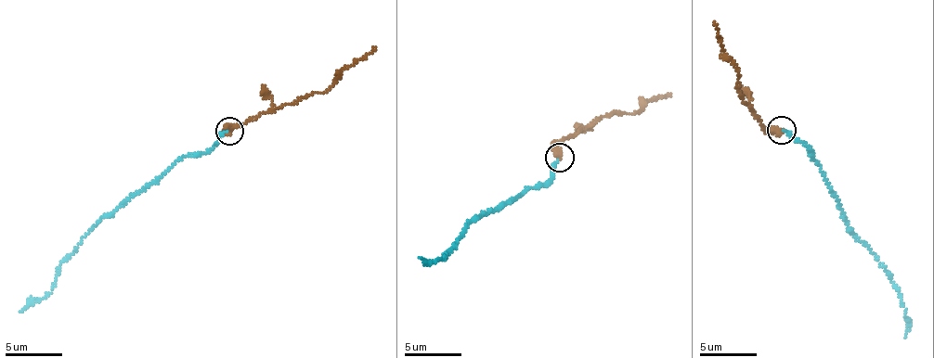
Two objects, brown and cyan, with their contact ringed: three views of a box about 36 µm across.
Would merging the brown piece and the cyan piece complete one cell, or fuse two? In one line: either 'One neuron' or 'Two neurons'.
One neuron

